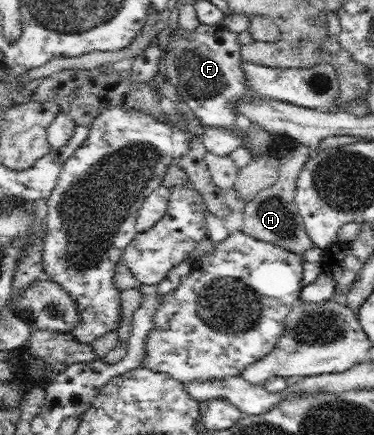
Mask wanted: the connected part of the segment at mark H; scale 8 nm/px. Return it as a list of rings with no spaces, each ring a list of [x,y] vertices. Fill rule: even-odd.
[[[299,143],[294,145],[294,149],[287,152],[280,160],[279,175],[277,183],[262,189],[246,202],[246,207],[242,211],[244,217],[243,233],[253,237],[255,240],[265,241],[283,247],[299,257],[303,257],[306,251],[312,249],[314,242],[307,234],[304,227],[304,220],[295,206],[294,197],[296,194],[296,181],[303,167],[310,158],[311,149]]]

